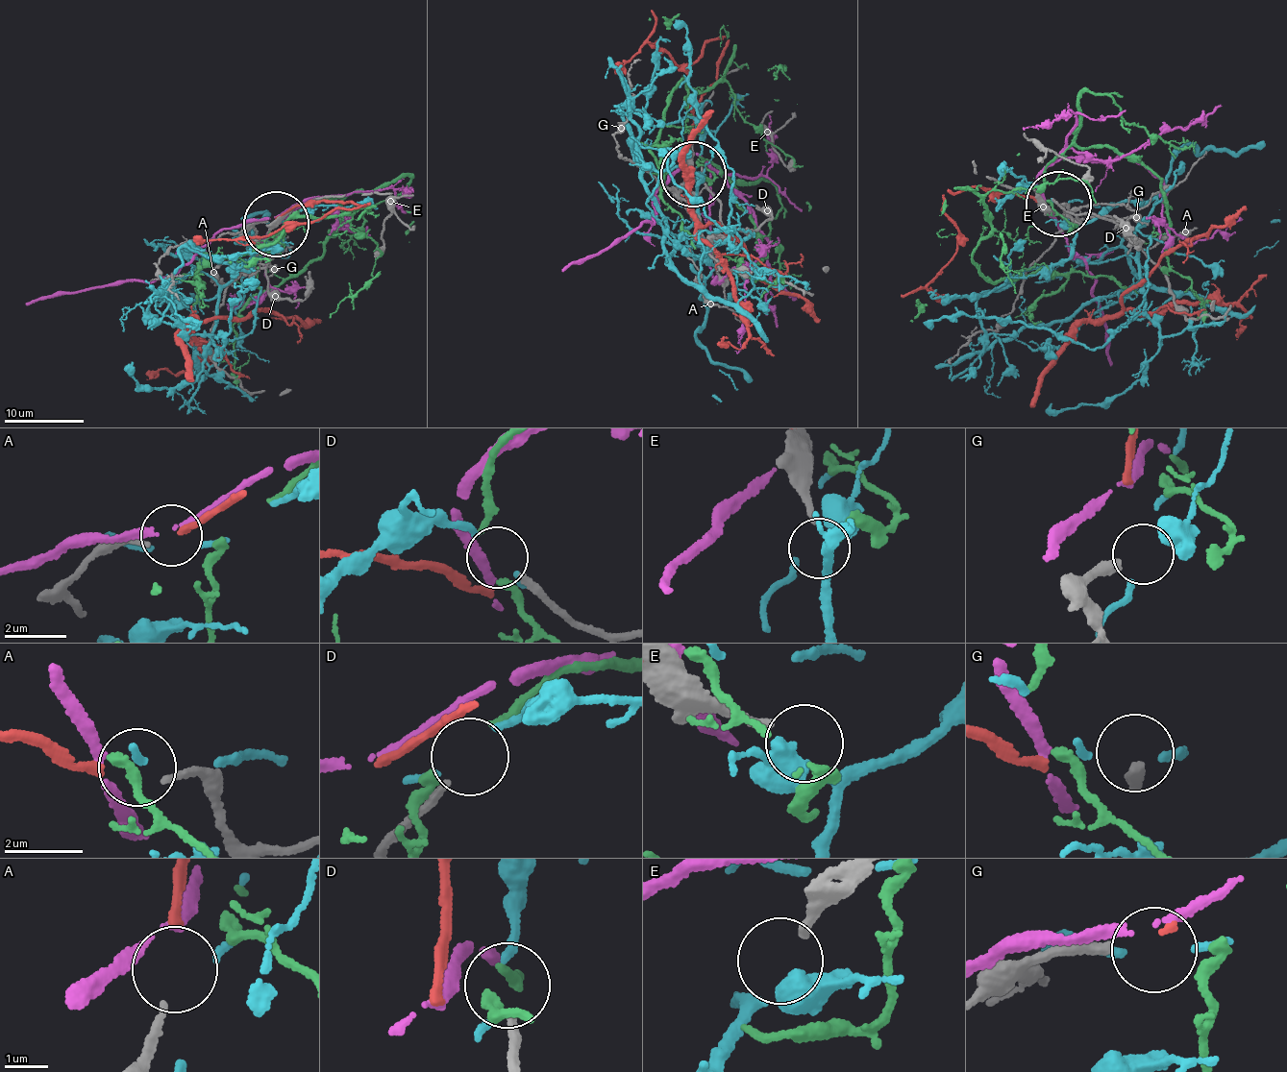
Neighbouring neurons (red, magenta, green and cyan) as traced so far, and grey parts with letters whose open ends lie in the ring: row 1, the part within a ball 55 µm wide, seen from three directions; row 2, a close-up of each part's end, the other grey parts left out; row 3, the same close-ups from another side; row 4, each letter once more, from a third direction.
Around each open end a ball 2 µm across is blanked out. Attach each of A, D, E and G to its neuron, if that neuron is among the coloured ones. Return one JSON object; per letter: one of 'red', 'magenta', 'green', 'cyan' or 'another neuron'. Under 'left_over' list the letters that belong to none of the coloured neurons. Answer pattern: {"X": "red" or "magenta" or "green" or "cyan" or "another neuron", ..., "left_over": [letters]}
{"A": "another neuron", "D": "another neuron", "E": "another neuron", "G": "another neuron", "left_over": ["A", "D", "E", "G"]}

